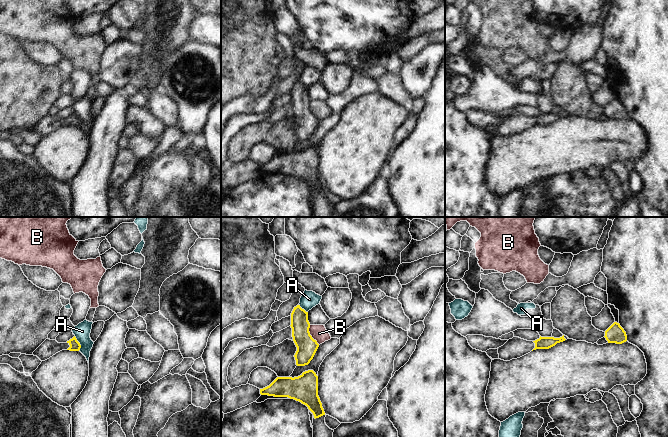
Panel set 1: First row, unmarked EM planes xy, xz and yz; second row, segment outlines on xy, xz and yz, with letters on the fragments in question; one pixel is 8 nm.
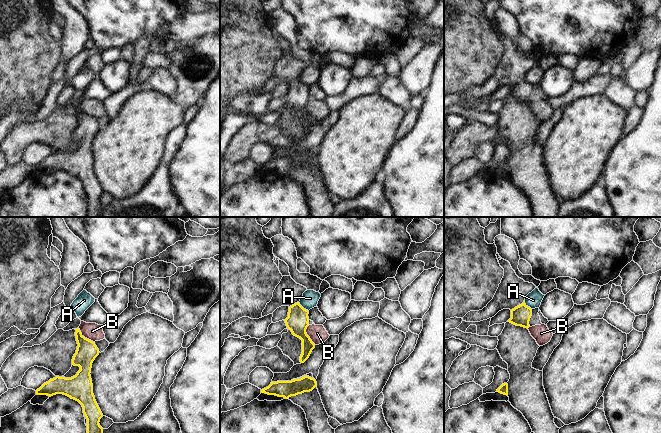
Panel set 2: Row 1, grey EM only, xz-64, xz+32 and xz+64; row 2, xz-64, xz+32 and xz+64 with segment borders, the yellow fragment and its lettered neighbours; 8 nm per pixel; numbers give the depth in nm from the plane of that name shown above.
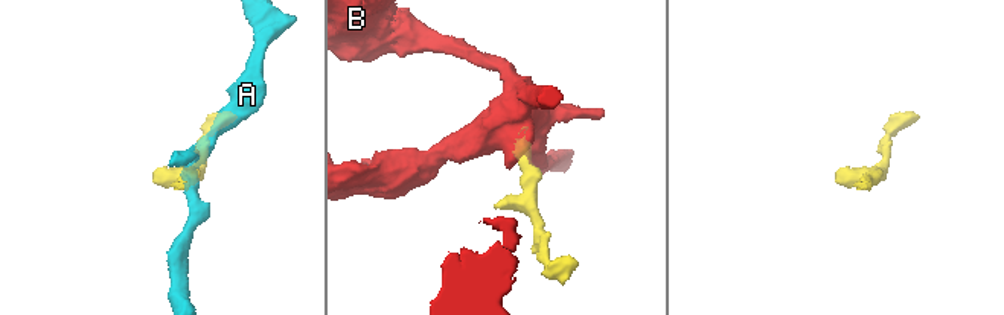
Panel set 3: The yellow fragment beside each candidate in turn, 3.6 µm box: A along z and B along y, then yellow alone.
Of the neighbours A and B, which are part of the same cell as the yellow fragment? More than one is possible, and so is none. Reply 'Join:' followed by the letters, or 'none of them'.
Join: none of them

